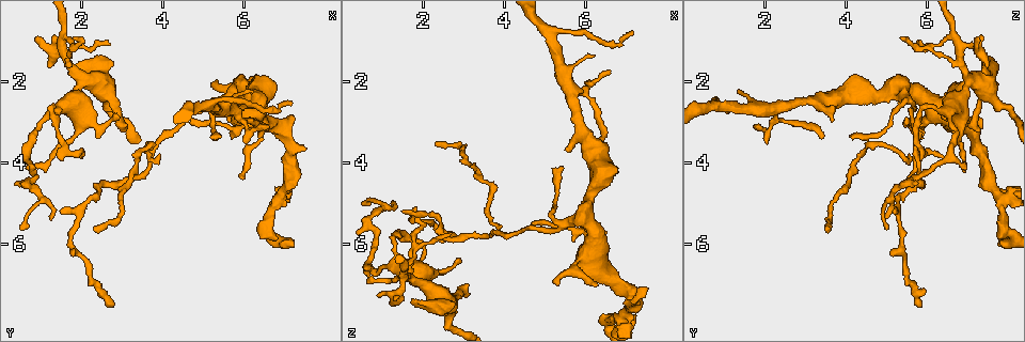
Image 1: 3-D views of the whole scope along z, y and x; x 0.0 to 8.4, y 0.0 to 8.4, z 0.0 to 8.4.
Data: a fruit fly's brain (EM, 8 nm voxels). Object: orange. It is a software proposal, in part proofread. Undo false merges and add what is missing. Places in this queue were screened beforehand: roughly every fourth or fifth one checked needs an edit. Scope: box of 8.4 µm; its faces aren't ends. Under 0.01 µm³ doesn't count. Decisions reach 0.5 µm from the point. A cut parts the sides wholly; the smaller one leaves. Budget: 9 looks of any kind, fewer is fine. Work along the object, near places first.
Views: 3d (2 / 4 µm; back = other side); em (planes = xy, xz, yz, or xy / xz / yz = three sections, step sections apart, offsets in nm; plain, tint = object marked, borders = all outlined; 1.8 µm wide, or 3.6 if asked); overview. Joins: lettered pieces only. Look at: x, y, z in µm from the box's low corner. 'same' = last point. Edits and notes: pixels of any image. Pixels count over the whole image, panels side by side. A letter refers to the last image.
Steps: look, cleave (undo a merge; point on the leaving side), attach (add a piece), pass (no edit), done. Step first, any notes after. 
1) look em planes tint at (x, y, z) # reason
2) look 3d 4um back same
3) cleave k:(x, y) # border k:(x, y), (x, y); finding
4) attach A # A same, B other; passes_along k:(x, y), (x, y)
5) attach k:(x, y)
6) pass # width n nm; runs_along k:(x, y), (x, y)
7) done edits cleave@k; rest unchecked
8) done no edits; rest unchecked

look 3d 4um back at (1.55, 1.15, 6.80) # four-way junction

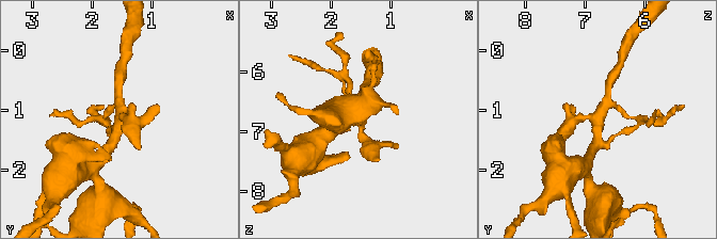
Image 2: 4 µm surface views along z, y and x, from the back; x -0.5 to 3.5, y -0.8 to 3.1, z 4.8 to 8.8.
look em planes borders at (1.50, 1.10, 6.80) # arms 4

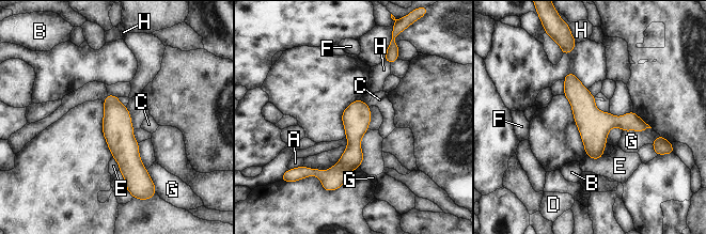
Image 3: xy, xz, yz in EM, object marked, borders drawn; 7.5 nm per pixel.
pass # width 220 nm; longest_contact G 220 nm; A other, B other, C other, D other, E other, F other, G other, H other; all the same neuron

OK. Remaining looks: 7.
look 3d 2um at (1.50, 5.25, 5.15) # free end

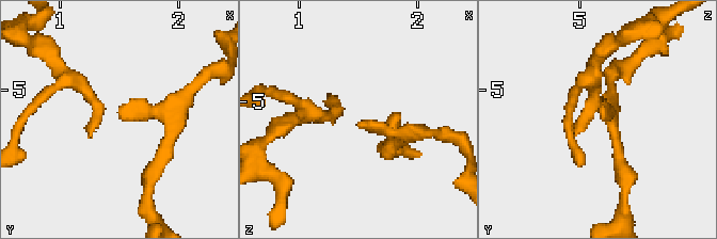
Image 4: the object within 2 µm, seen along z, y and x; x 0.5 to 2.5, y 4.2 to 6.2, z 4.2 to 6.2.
look em planes borders at (1.52, 5.26, 5.22)

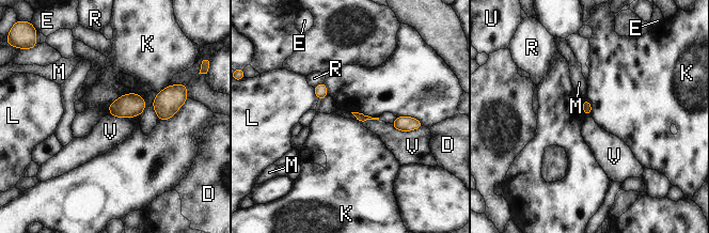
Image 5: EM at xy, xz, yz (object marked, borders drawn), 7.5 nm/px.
pass # D other, E other, K other, L other, M other, R other, U other, V other; border 5:(390, 124), (400, 130), (423, 126); none of them fits

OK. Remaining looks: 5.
look 3d 4um at (6.25, 2.85, 6.00) # four or more arms meet

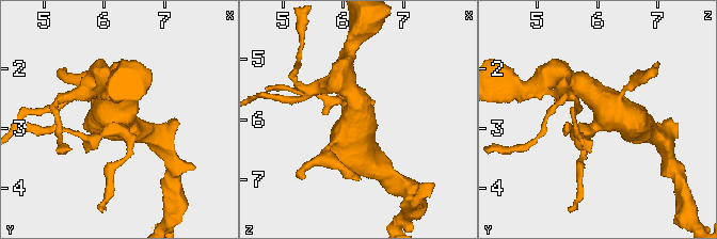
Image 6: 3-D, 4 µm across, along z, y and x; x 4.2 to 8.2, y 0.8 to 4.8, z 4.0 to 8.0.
look em planes plain at (6.30, 2.95, 6.05)

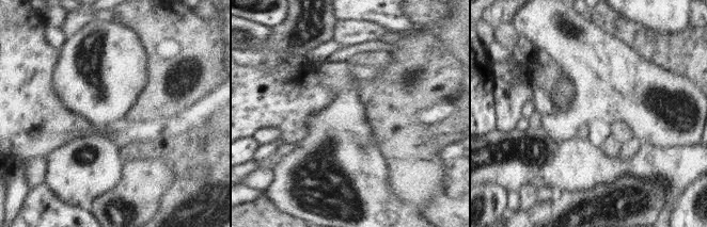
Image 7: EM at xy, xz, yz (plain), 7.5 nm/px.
look em planes borders same

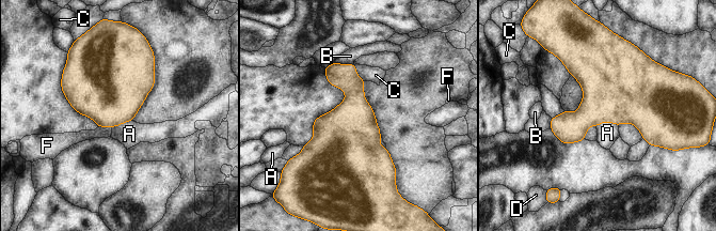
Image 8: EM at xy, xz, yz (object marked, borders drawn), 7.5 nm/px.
pass # width 380 nm; A other, B other, C other, D other, F other; border 8:(618, 125), (600, 122), (595, 126); continuous, no second neuron

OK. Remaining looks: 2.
look em planes borders at (5.95, 2.45, 3.45) # thick turns thin

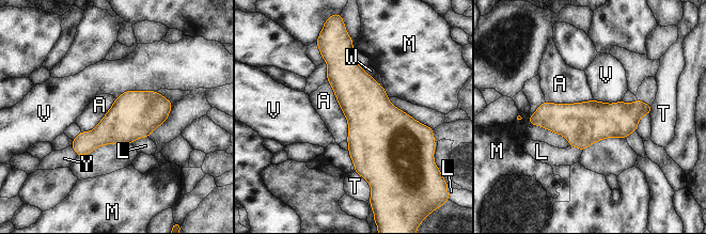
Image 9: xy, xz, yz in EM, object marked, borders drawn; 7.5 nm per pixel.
pass # A other, L other, M other, T other, V other, W other, Y other; border 9:(327, 78), (347, 121), (347, 140); one neuron here

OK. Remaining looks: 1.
done no edits; rest unchecked

